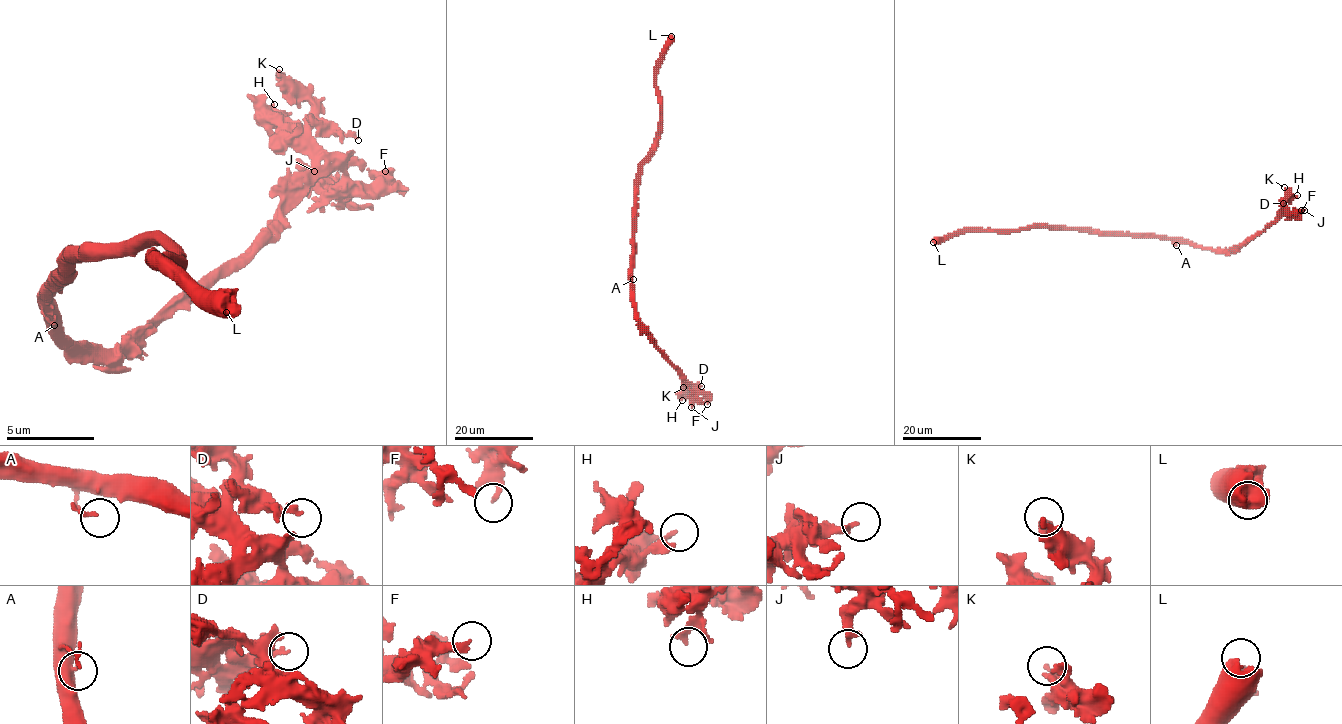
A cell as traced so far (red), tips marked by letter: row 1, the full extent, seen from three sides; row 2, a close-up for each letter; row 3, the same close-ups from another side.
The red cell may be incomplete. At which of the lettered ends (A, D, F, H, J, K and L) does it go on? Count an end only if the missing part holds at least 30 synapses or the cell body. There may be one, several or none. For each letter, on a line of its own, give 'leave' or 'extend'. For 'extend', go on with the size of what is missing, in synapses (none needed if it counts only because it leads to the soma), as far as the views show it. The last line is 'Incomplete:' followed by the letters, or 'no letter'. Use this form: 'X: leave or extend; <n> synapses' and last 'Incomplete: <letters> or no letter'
A: leave
D: leave
F: leave
H: leave
J: leave
K: leave
L: extend; 110 synapses
Incomplete: L

